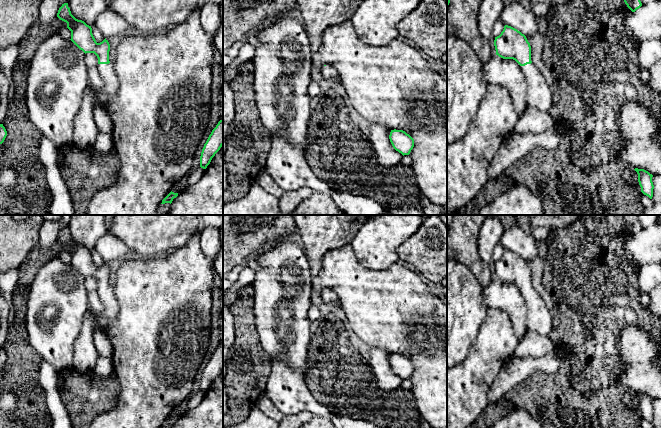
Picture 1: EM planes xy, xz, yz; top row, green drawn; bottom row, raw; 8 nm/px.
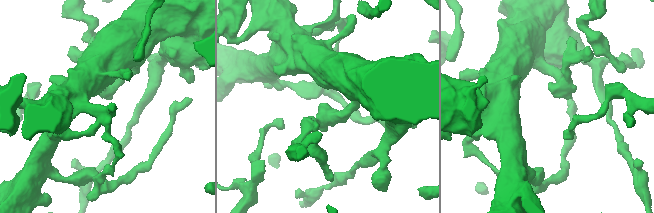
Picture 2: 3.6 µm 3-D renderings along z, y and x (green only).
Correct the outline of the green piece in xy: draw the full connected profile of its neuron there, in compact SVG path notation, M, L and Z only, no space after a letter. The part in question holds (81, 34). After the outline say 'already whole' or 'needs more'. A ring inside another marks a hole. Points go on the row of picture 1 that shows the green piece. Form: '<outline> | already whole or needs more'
M68 3L62 4L57 17L67 23L67 28L71 31L71 41L85 54L94 53L98 58L97 69L102 78L103 87L96 89L96 101L98 105L104 105L108 99L117 91L119 81L115 74L113 64L109 61L110 44L105 38L97 43L91 26L84 21L76 19L68 7Z | needs more

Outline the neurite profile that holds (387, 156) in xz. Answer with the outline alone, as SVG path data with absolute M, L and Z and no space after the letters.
M370 123L370 141L373 144L378 162L391 167L400 163L402 154L396 151L389 139L391 130L378 123Z

